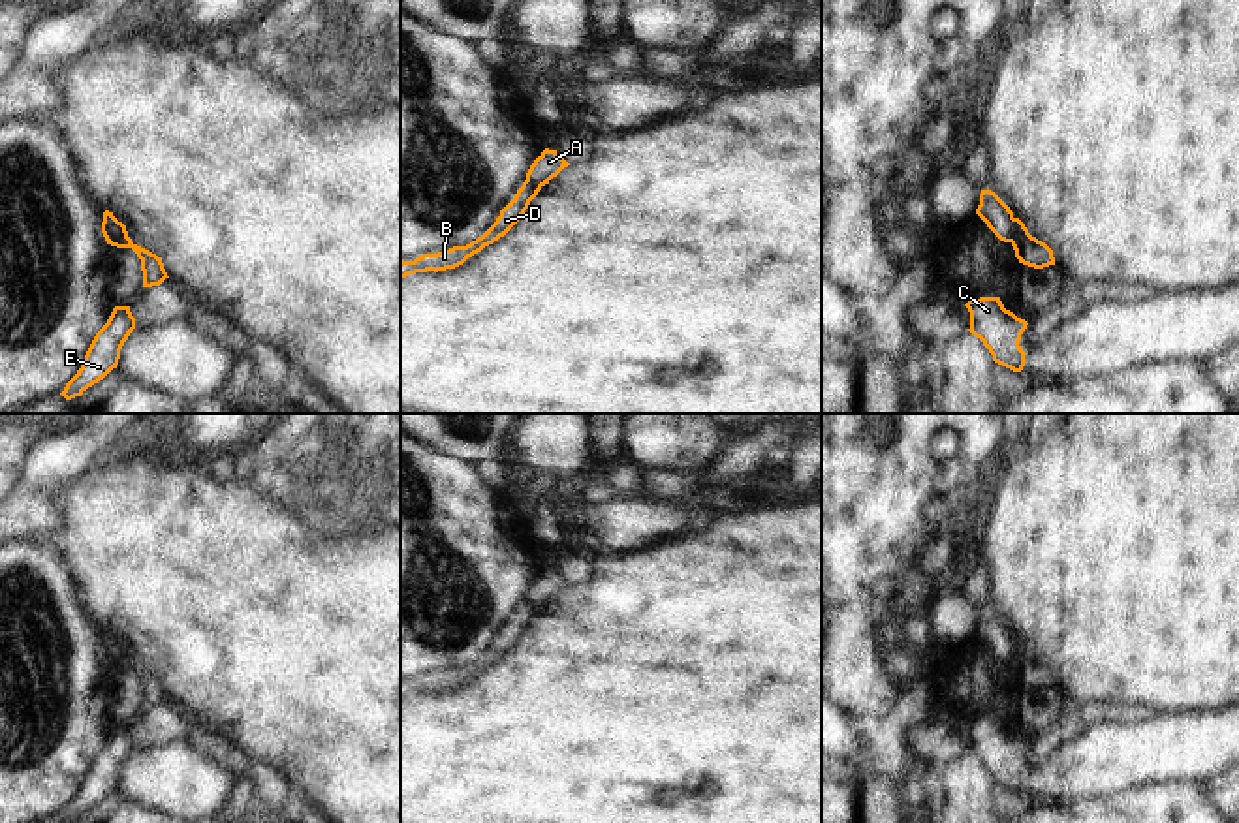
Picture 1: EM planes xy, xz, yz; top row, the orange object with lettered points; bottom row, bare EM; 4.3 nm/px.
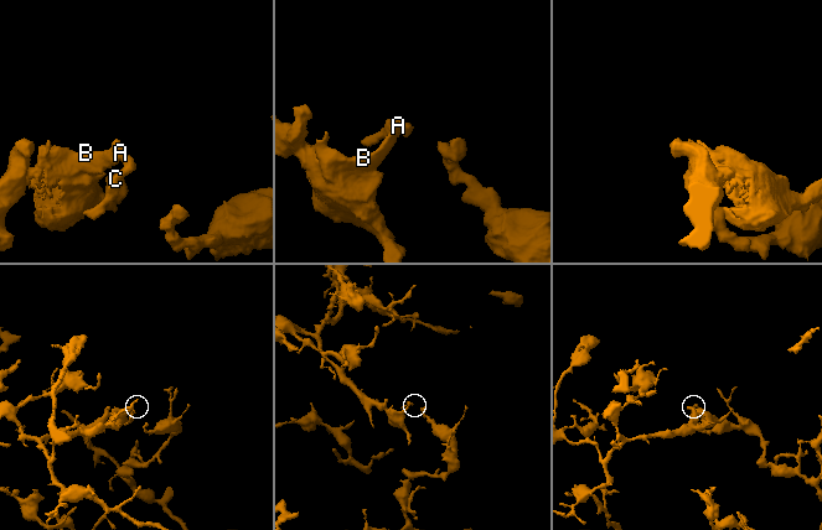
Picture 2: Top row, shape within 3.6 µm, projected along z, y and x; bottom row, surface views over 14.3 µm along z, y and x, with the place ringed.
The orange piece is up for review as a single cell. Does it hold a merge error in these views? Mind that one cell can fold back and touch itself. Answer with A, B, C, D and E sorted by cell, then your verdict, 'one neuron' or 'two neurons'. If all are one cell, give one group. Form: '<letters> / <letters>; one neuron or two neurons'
A C E / B D; two neurons

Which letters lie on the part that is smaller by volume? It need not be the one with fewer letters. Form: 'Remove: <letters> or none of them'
Remove: A, C, E

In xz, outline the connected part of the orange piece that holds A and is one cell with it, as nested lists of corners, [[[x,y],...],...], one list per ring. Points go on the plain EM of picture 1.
[[[545,569],[530,586],[526,594],[526,603],[536,607],[545,607],[553,598],[557,598],[570,584],[557,575],[557,571]]]

